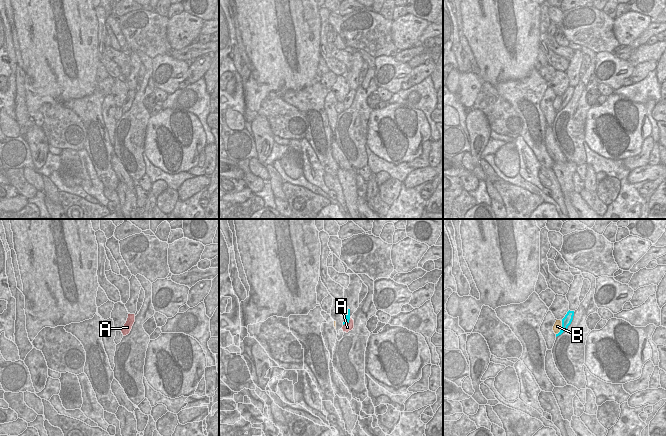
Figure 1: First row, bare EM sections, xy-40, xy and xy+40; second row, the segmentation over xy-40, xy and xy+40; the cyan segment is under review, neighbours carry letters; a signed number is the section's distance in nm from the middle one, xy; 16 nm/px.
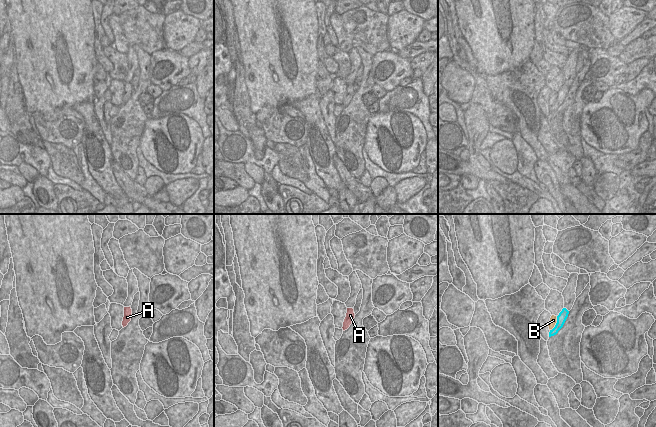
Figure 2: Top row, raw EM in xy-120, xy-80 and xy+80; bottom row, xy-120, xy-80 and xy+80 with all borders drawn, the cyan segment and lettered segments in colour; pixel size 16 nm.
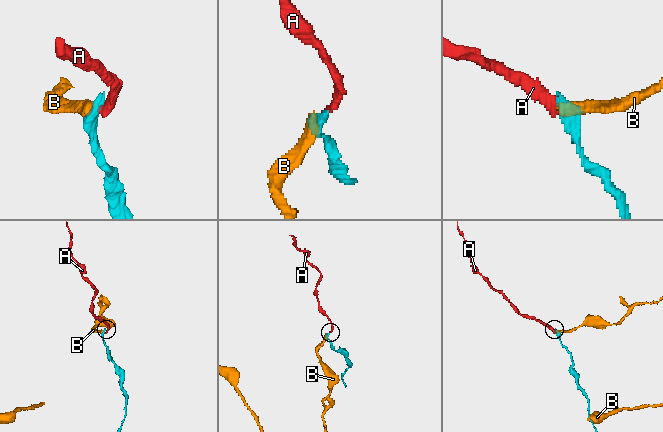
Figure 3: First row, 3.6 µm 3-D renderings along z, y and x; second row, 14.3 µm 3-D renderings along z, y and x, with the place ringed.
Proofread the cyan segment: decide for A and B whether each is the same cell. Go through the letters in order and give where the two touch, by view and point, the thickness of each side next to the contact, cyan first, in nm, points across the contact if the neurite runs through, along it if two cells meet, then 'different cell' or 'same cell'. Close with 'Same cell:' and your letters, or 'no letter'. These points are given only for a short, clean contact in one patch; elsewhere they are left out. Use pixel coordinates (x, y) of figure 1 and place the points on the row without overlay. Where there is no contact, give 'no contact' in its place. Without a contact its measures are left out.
A: meets cyan in xy at (347, 98); 70 nm thick on the cyan side, 140 nm on the other; runs through xy (347, 95), (347, 98), (347, 103); same cell
B: meets cyan in xy+40 at (561, 104); 160 nm thick on the cyan side, 130 nm on the other; border along xy+40 (562, 97), (562, 102), (556, 110); different cell
Same cell: A

